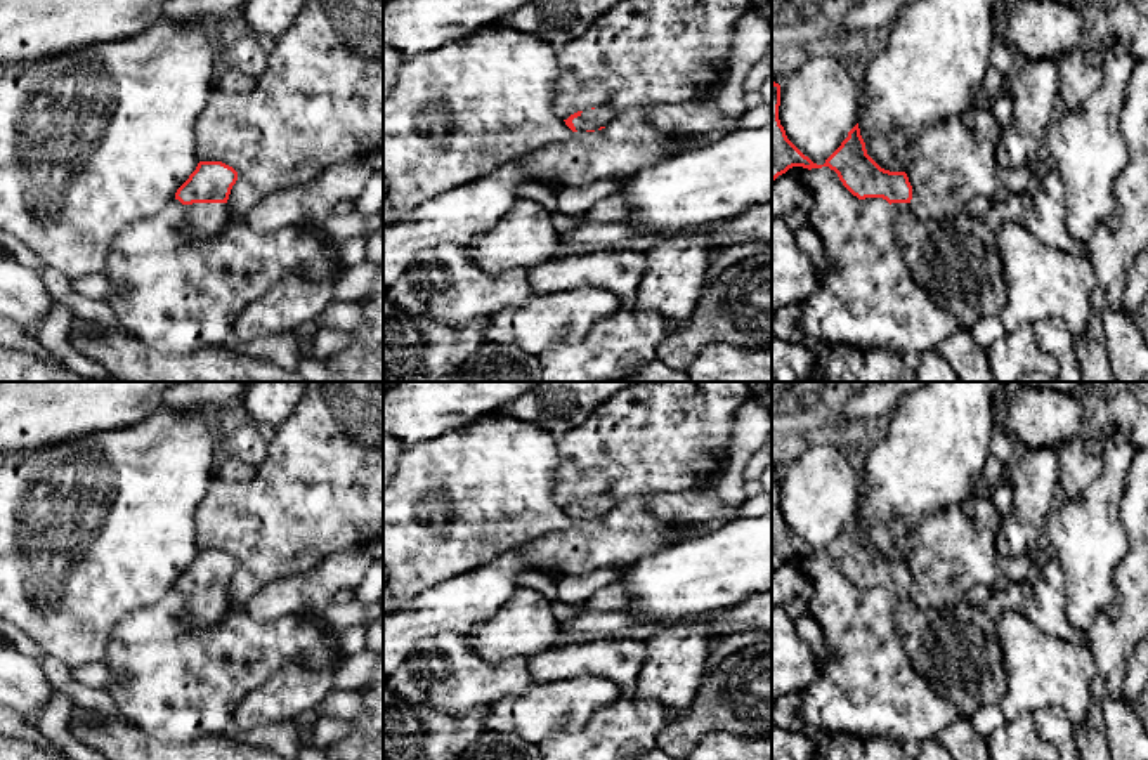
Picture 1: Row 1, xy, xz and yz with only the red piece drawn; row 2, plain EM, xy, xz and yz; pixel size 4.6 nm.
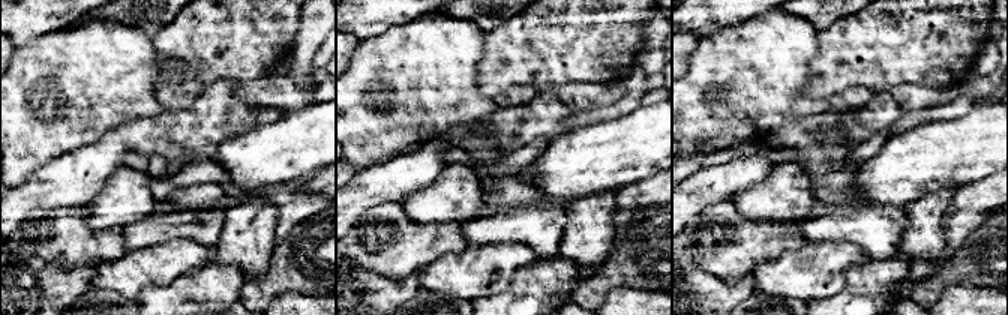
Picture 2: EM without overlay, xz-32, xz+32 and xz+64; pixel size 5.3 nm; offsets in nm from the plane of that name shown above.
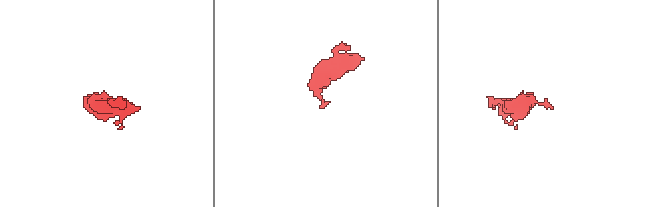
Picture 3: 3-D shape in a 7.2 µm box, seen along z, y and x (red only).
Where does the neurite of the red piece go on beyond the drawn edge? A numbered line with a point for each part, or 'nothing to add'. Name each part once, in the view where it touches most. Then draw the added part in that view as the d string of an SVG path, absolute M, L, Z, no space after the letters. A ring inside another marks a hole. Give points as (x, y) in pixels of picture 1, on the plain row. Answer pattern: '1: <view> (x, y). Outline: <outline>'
1: xy (207, 608). Outline: M192 592L191 618L201 628L220 625L227 614L227 592Z

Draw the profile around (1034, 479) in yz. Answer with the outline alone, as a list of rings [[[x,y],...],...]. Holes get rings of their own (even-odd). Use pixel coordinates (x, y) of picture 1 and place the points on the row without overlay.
[[[1054,448],[1027,449],[1006,472],[1013,488],[1011,514],[1001,519],[995,548],[999,557],[1030,554],[1044,541],[1046,522],[1058,503],[1054,493],[1060,481],[1058,451]]]

